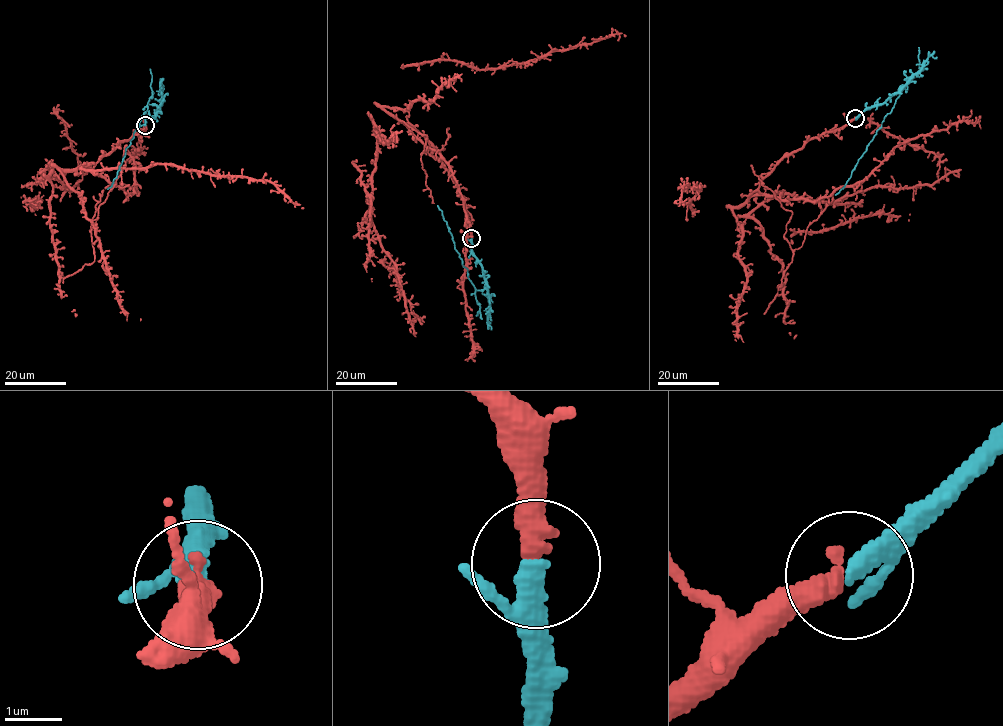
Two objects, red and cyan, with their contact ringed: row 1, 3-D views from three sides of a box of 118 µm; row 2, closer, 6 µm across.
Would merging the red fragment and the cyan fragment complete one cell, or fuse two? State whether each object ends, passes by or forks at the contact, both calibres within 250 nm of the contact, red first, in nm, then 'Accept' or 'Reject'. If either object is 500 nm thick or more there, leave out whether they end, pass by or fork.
At the ring red ends. At the ring cyan passes by. Thickness 420 nm (red) against 260 nm. Accept

